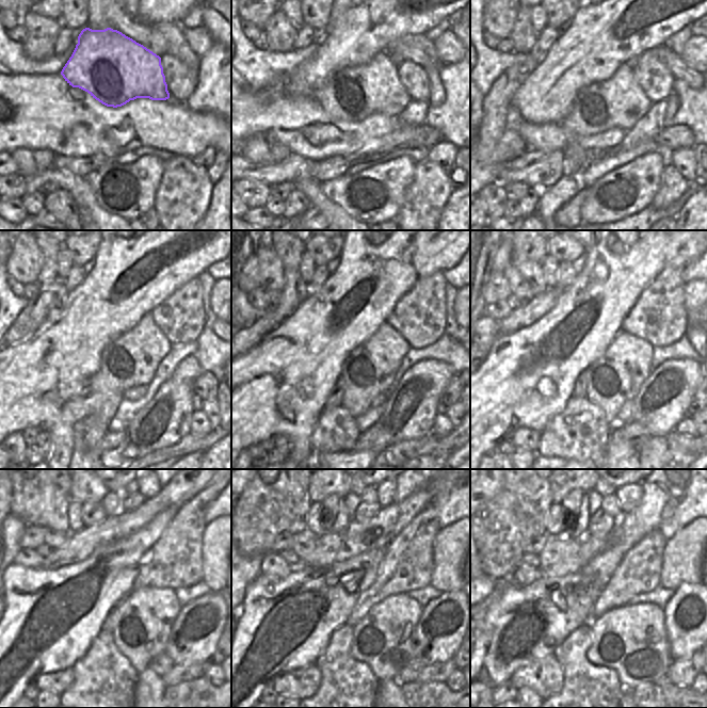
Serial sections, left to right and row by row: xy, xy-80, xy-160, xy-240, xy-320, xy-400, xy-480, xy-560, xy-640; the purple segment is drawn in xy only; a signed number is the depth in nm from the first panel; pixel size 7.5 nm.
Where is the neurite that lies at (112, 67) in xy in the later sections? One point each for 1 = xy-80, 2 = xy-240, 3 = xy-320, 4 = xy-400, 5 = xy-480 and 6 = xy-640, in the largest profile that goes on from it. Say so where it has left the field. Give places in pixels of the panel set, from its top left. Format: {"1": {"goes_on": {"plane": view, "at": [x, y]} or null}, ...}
{"1": {"goes_on": {"plane": "xy-80", "at": [352, 94]}}, "2": {"goes_on": {"plane": "xy-240", "at": [131, 359]}}, "3": {"goes_on": {"plane": "xy-320", "at": [369, 370]}}, "4": {"goes_on": {"plane": "xy-400", "at": [615, 377]}}, "5": {"goes_on": {"plane": "xy-480", "at": [145, 620]}}, "6": {"goes_on": {"plane": "xy-640", "at": [631, 640]}}}

